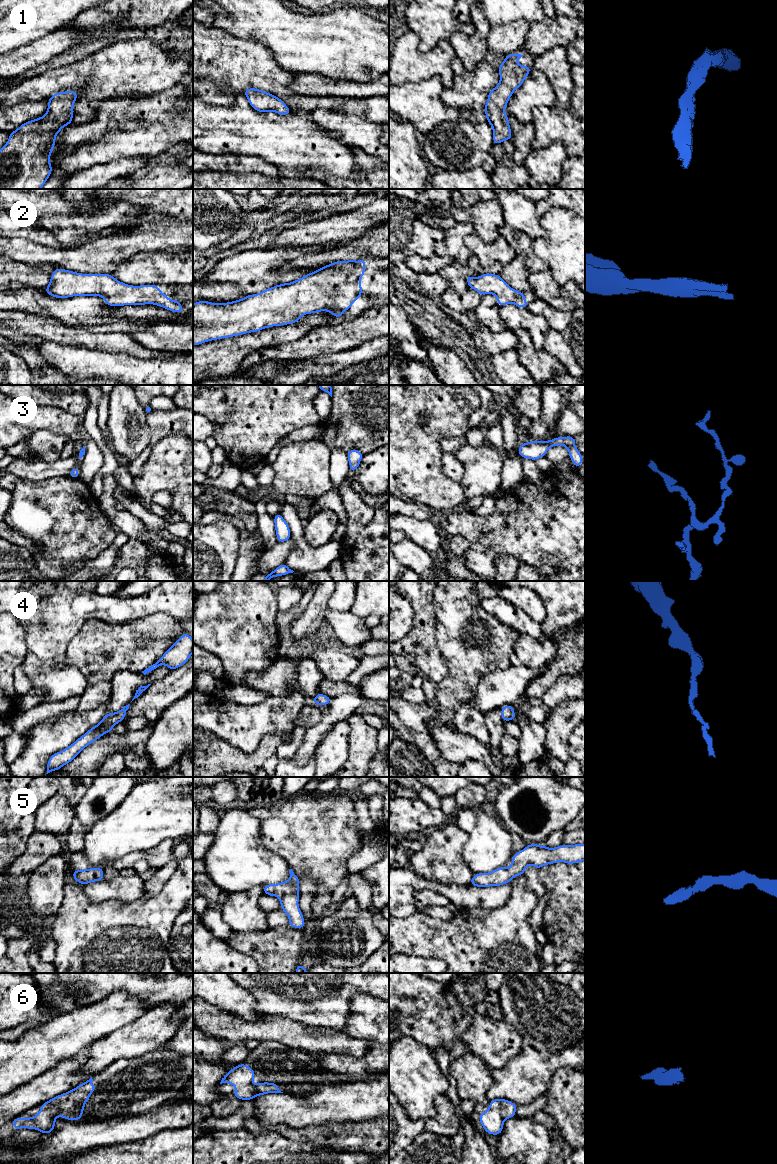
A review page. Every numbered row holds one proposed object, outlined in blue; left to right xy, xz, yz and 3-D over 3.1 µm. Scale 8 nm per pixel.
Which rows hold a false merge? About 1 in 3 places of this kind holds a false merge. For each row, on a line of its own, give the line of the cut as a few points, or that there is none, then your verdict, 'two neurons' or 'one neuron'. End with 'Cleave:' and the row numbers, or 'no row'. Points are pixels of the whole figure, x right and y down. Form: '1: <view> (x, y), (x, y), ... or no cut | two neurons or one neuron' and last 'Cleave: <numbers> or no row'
1: no cut | one neuron
2: no cut | one neuron
3: no cut | one neuron
4: no cut | one neuron
5: no cut | one neuron
6: no cut | one neuron
Cleave: no row

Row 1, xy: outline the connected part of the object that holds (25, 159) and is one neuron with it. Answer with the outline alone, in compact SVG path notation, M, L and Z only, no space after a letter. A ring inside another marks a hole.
M69 90L54 93L48 100L48 109L43 117L23 123L10 132L9 140L0 150L0 189L41 189L52 173L50 154L56 143L55 135L64 126L72 123L73 103L77 92Z

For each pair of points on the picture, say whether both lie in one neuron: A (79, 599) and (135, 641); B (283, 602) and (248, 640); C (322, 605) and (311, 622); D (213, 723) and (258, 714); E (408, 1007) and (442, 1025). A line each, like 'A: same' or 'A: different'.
A: different
B: different
C: same
D: same
E: same

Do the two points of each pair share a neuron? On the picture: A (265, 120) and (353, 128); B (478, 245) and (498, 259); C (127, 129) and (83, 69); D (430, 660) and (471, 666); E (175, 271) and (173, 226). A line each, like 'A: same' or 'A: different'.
A: different
B: same
C: different
D: different
E: different

